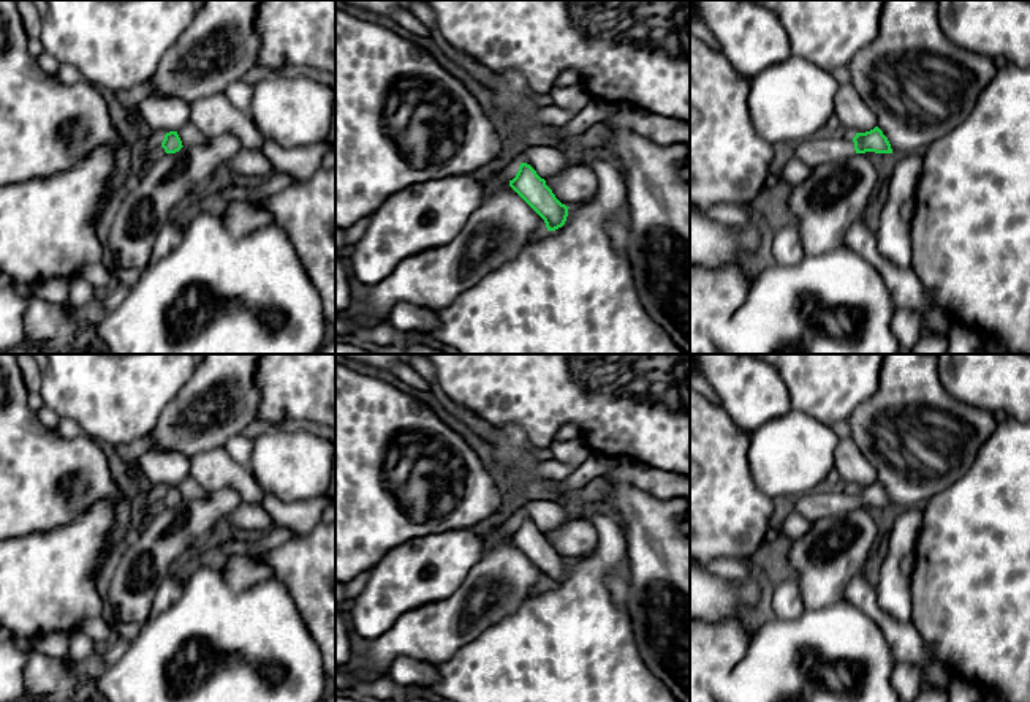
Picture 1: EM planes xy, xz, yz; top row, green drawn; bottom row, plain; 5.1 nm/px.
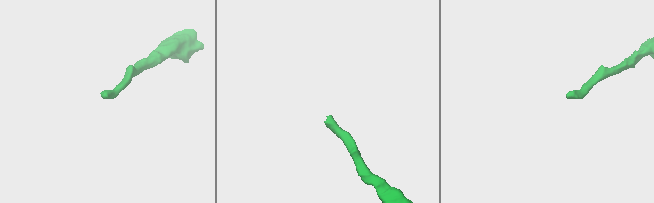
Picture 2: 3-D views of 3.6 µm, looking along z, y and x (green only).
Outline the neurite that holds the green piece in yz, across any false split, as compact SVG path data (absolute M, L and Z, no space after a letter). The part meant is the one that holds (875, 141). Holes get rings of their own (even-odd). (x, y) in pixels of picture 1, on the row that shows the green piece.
M878 126L865 133L856 133L853 139L818 134L794 145L794 157L810 168L823 163L840 163L854 153L865 152L892 153L888 138Z

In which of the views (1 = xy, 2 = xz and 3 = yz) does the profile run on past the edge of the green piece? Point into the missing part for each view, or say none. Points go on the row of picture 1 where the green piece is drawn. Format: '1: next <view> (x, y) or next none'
1: next none
2: next none
3: next yz (815, 150)

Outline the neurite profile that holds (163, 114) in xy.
M153 95L142 98L136 106L141 119L153 131L179 131L188 122L188 104L179 96Z

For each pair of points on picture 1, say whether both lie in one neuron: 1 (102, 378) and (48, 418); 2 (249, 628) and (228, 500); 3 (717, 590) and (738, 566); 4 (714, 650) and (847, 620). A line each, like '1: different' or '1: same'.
1: different
2: different
3: different
4: different

